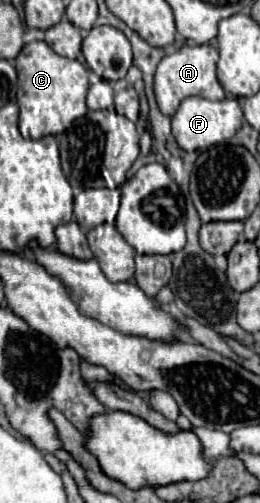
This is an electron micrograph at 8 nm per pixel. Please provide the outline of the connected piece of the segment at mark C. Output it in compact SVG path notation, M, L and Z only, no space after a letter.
M30 42L16 58L18 70L18 126L24 138L38 140L48 134L60 134L76 118L86 114L88 70L78 62L58 56L46 42Z

